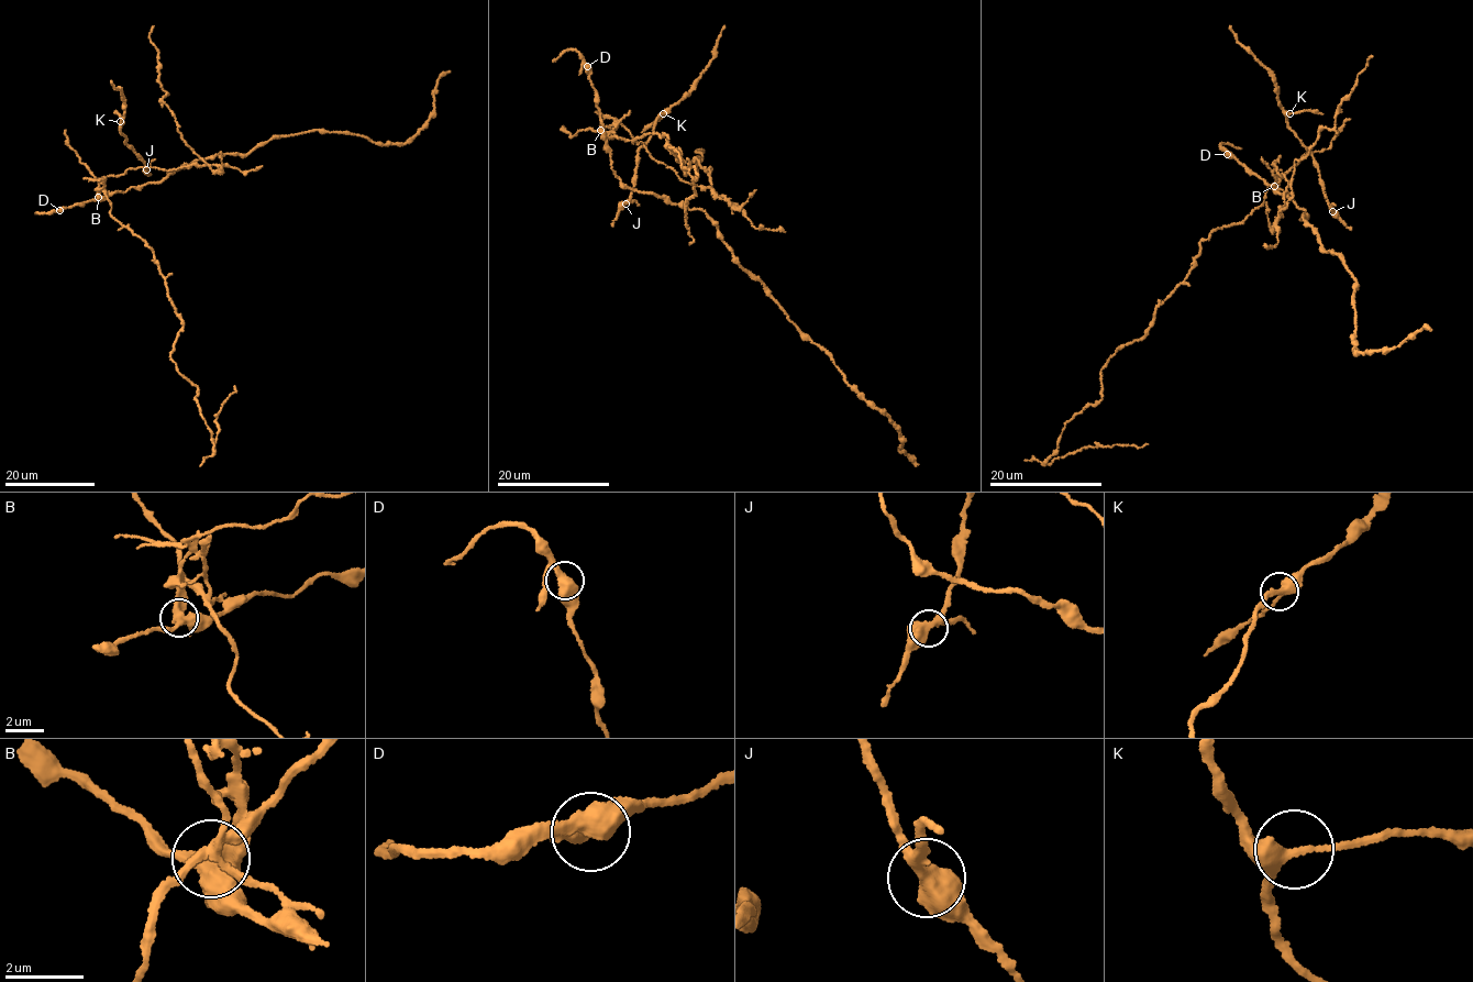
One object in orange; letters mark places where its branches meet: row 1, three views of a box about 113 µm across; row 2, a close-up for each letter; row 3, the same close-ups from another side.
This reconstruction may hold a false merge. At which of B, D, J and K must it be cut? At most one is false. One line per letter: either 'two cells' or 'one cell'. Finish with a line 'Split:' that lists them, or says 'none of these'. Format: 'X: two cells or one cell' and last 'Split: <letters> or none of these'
B: two cells
D: one cell
J: one cell
K: one cell
Split: B

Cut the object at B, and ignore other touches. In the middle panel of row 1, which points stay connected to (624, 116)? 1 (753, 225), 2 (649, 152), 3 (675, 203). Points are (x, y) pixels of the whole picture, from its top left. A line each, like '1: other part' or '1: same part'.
1: same part
2: same part
3: other part

